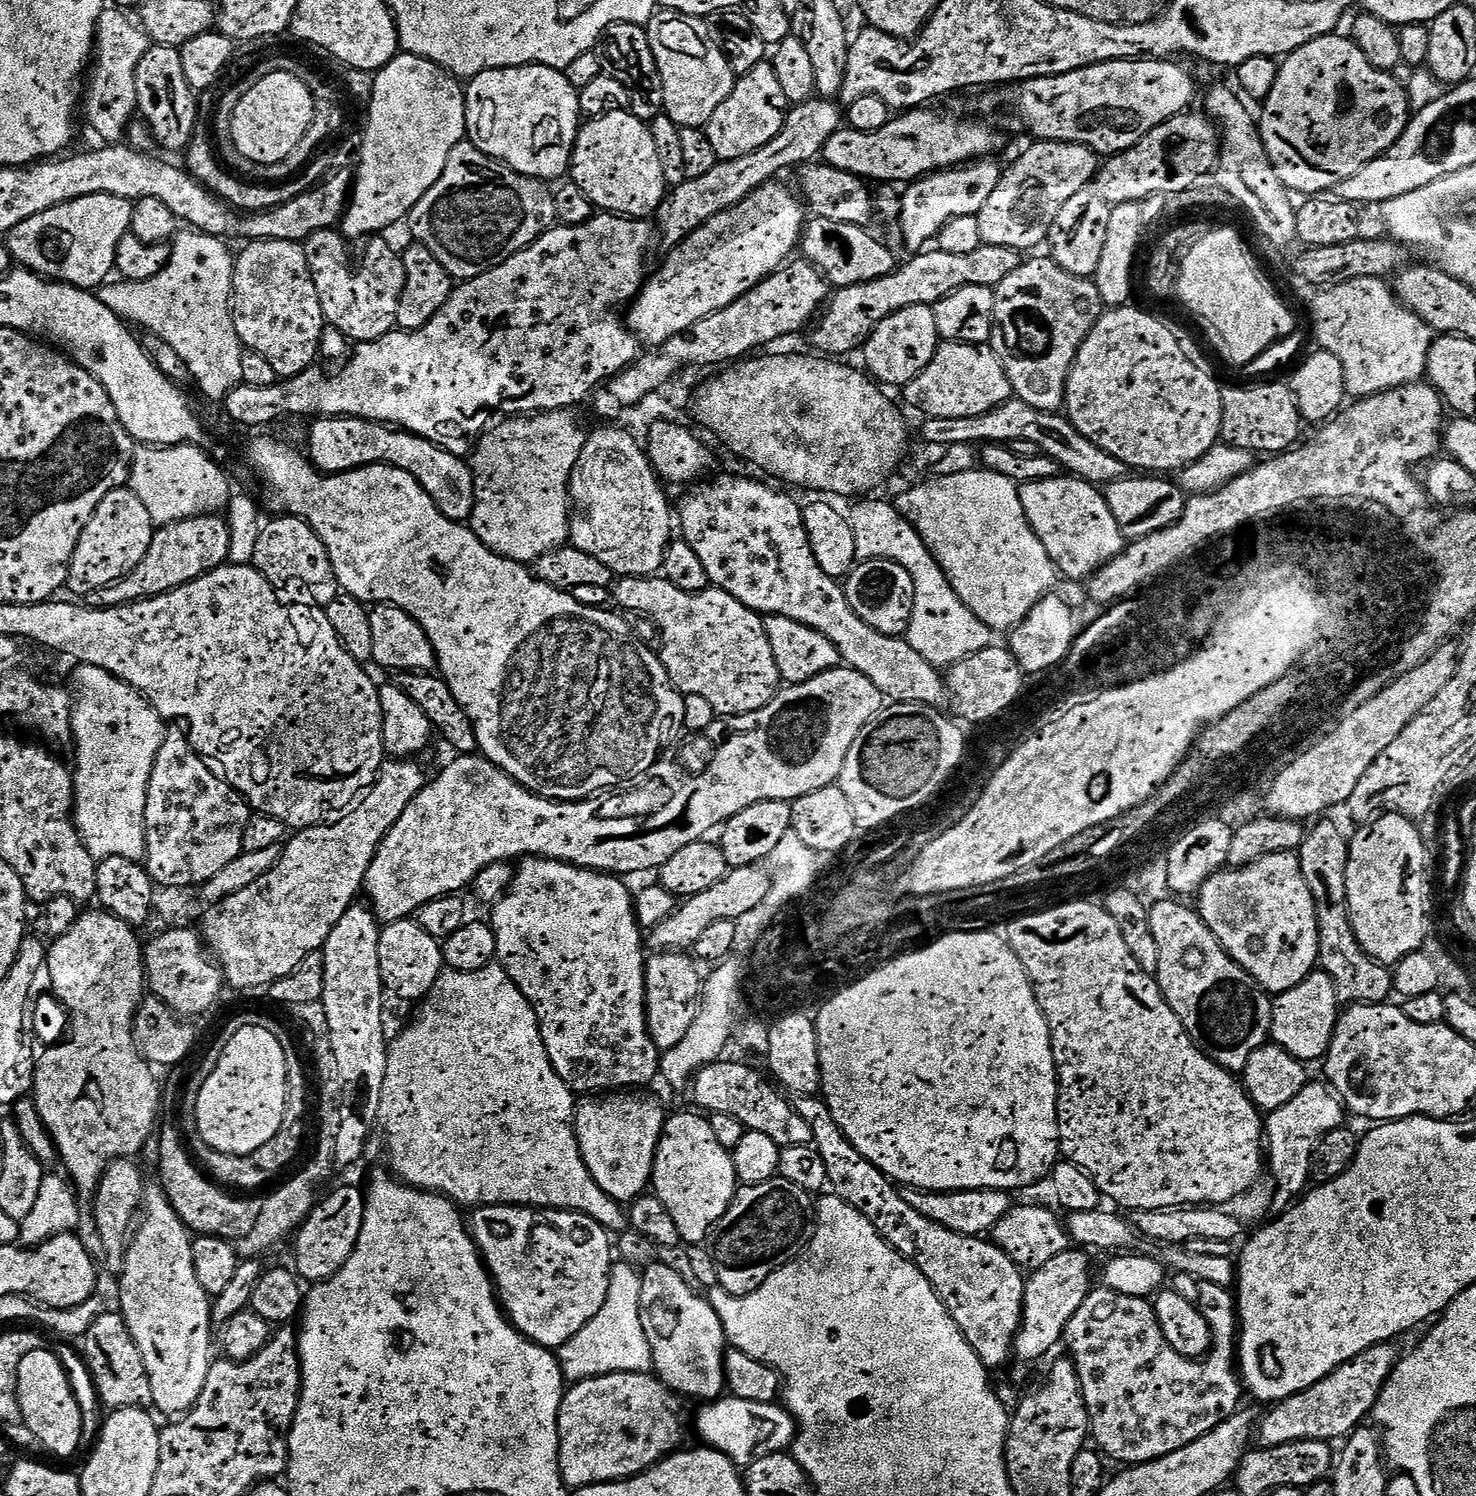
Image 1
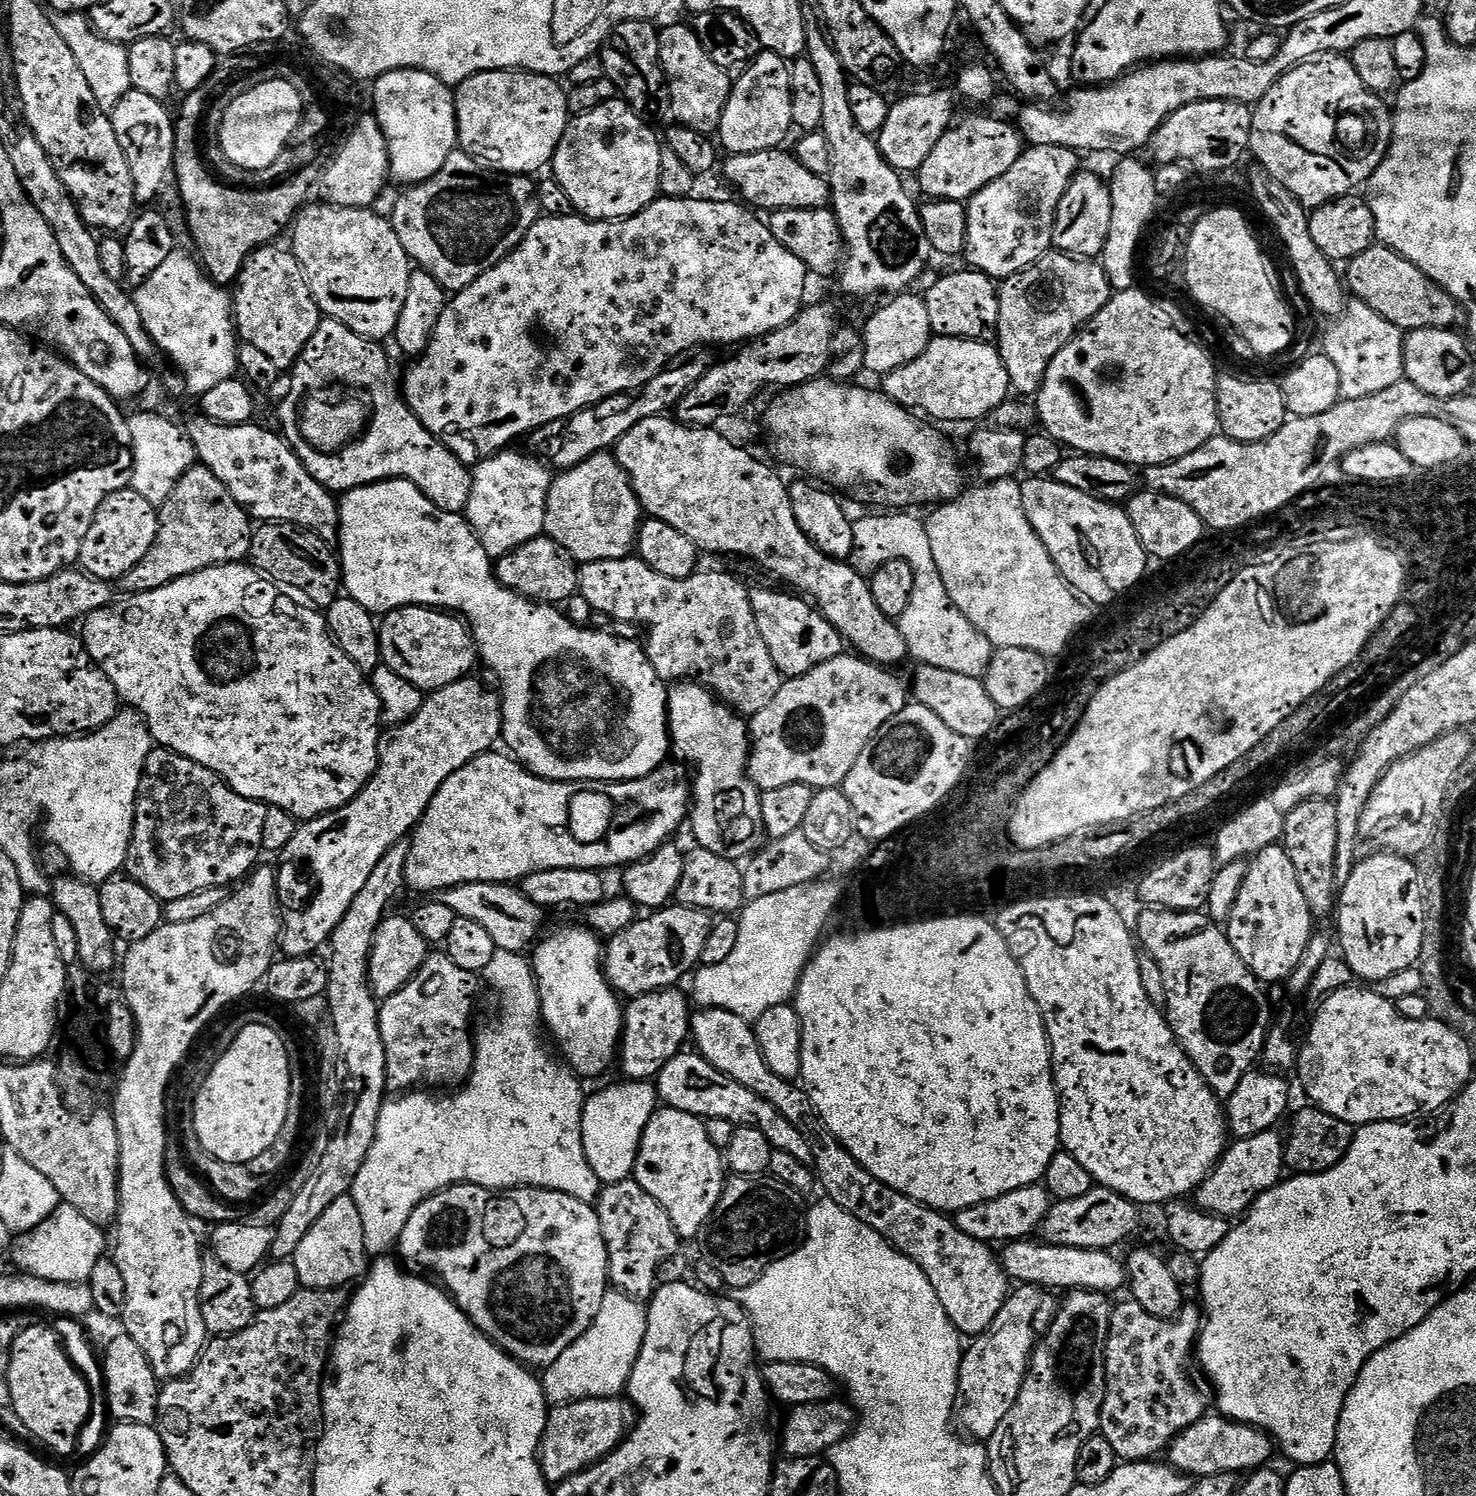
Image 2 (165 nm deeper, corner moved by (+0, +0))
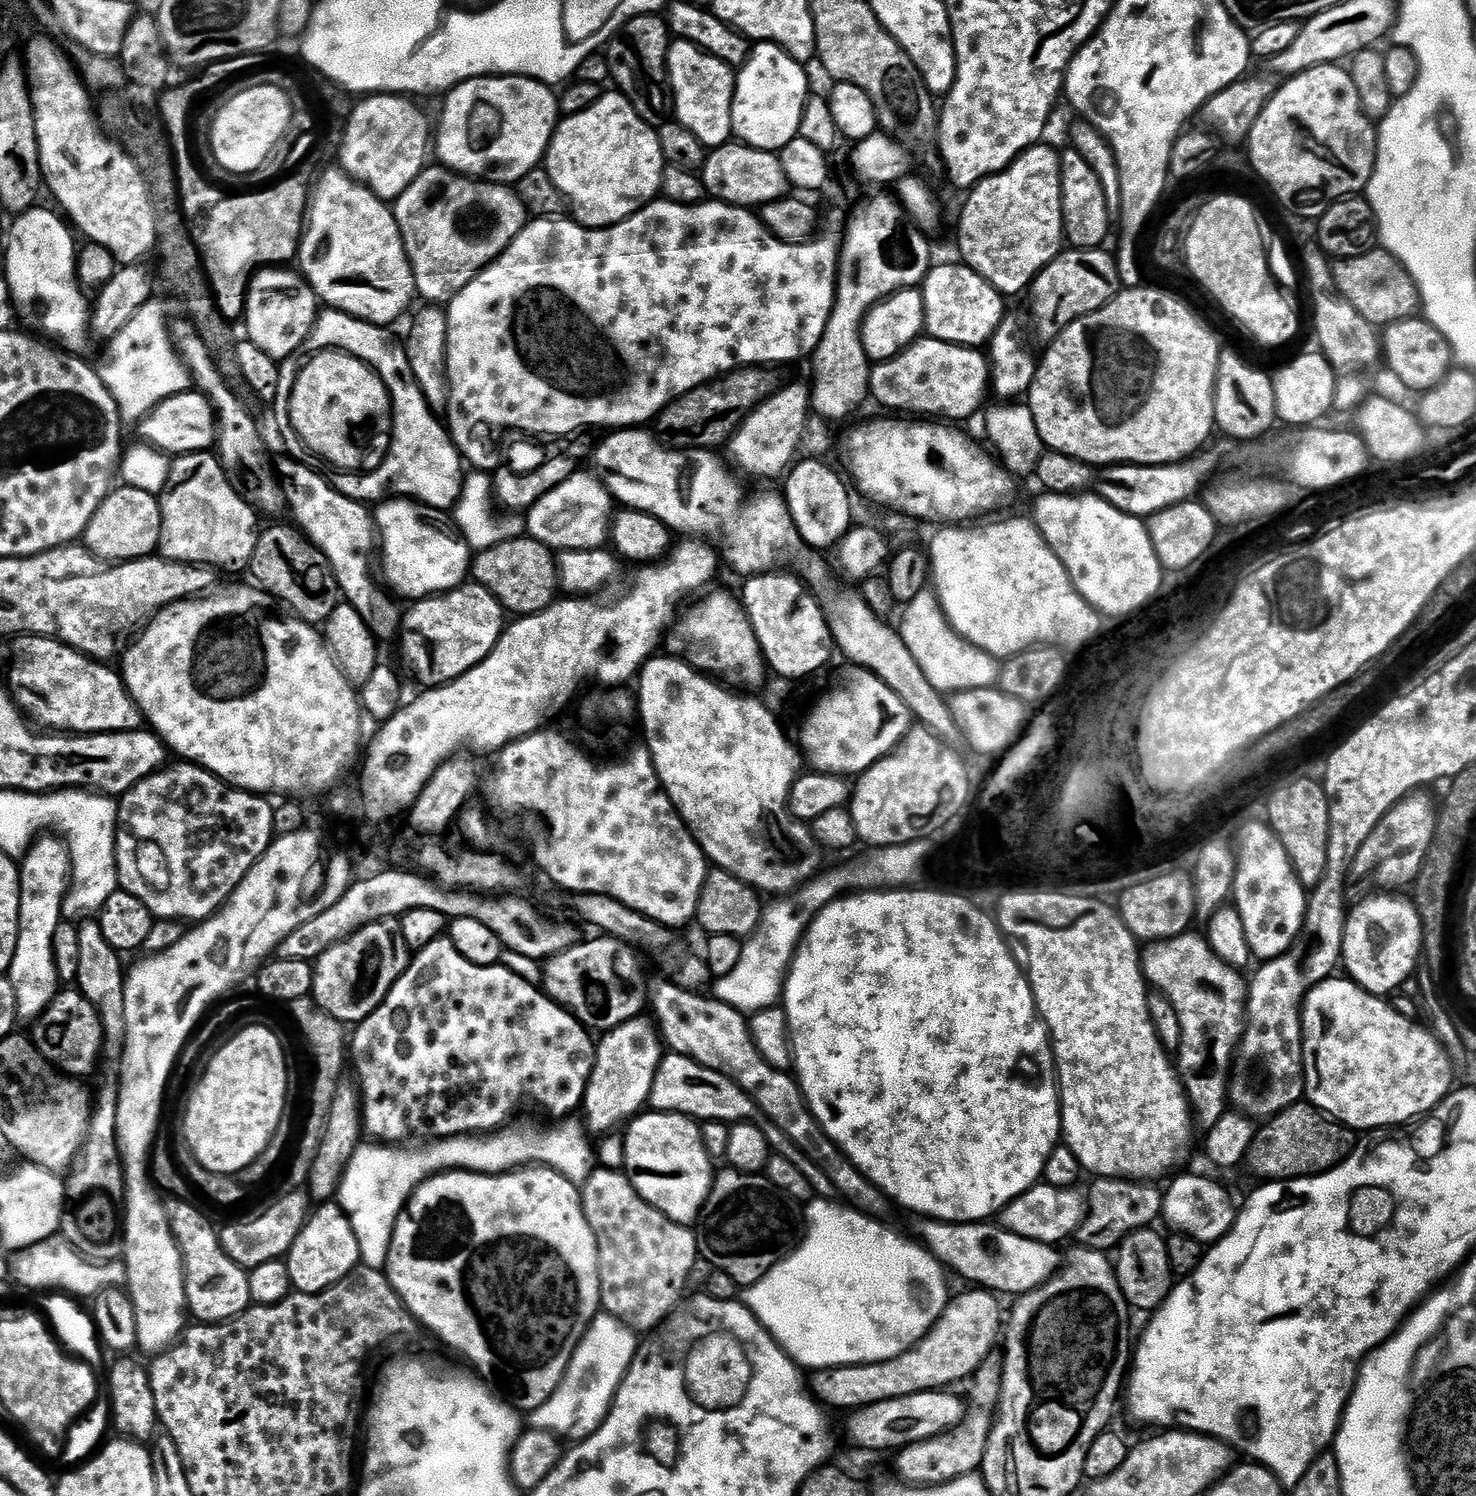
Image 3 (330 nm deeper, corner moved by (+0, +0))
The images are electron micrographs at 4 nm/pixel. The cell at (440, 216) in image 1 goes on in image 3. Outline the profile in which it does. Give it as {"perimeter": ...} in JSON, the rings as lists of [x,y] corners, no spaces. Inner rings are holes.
{"perimeter":[[[443,166],[432,167],[425,167],[424,171],[418,174],[418,178],[414,178],[414,182],[410,182],[407,190],[394,202],[394,211],[398,222],[398,230],[402,234],[402,242],[406,246],[406,254],[410,258],[410,266],[414,270],[414,282],[416,283],[419,299],[421,301],[424,299],[424,302],[432,306],[444,306],[447,305],[448,301],[455,298],[481,270],[500,259],[500,256],[510,246],[510,242],[514,242],[514,238],[518,238],[518,234],[524,229],[525,224],[529,223],[530,215],[527,206],[520,200],[518,192],[509,187],[509,185],[493,184],[484,178],[461,176],[453,172],[451,168]]]}

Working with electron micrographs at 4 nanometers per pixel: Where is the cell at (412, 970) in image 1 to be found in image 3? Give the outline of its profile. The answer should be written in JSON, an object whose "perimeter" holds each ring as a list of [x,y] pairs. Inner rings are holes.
{"perimeter":[[[399,919],[364,924],[344,940],[332,944],[314,961],[316,973],[312,996],[334,1018],[346,1026],[361,1024],[390,994],[394,982],[408,969],[410,949],[402,938]]]}

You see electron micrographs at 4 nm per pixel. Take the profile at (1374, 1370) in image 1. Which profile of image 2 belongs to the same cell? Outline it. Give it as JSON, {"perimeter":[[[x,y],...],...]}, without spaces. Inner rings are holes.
{"perimeter":[[[1209,1414],[1172,1439],[1166,1449],[1166,1460],[1177,1472],[1189,1478],[1227,1472],[1251,1474],[1271,1461],[1268,1459],[1272,1456],[1272,1448],[1274,1452],[1274,1441],[1263,1428],[1230,1420],[1227,1416]]]}

